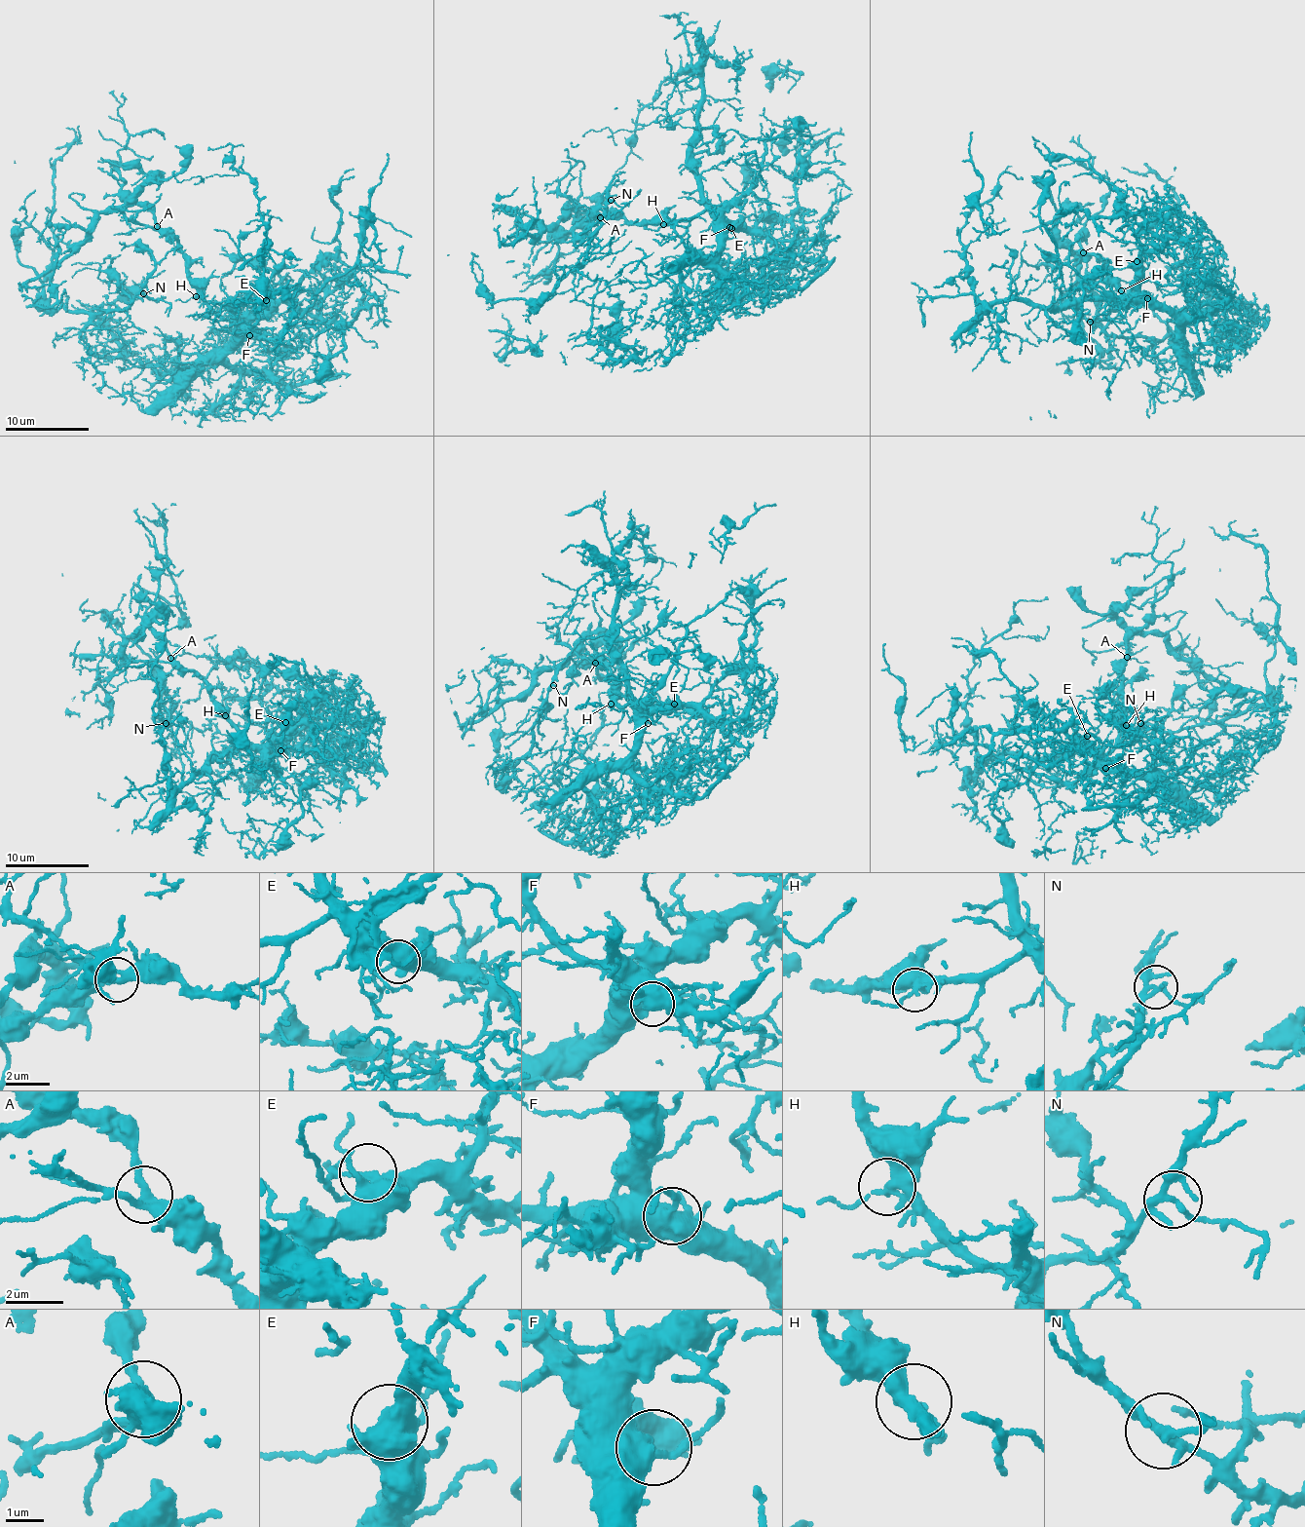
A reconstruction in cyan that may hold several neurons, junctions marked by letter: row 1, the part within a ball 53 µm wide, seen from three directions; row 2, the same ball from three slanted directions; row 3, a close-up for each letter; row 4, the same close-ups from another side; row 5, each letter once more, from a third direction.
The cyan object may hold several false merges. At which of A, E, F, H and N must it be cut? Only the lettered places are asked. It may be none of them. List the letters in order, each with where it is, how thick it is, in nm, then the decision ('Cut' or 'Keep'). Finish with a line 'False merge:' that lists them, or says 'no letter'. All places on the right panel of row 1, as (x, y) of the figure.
A: Place: (1083, 252). Thickness 280 nm. Keep
E: Place: (1137, 261). Thickness 320 nm. Keep
F: Place: (1147, 298). Thickness 500 nm. Keep
H: Place: (1121, 290). Thickness 240 nm. Keep
N: Place: (1090, 322). Thickness 220 nm. Keep
False merge: no letter

